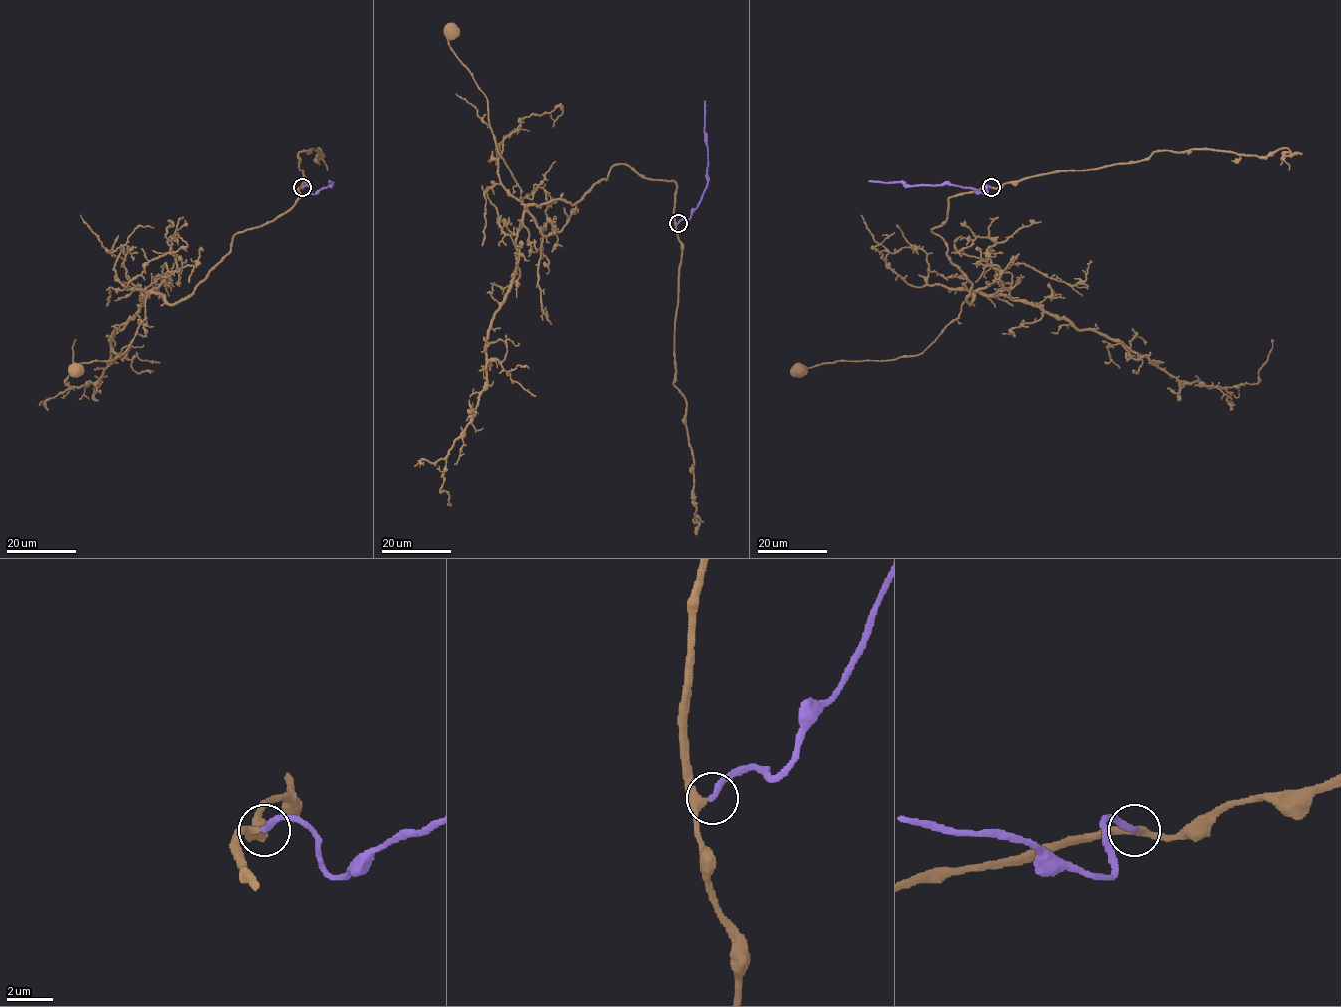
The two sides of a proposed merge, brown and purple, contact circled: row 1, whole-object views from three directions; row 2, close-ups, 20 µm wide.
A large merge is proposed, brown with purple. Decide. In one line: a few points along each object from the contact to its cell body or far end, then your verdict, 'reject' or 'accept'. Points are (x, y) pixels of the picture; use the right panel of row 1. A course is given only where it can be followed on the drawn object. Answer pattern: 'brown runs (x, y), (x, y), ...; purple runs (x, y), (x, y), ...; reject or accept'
brown runs (991, 187), (951, 196), (946, 220), (932, 229), (971, 283), (957, 318), (918, 355), (798, 370); purple runs (991, 187), (986, 186), (985, 194), (972, 188), (950, 184), (904, 185), (899, 181), (868, 181); accept

